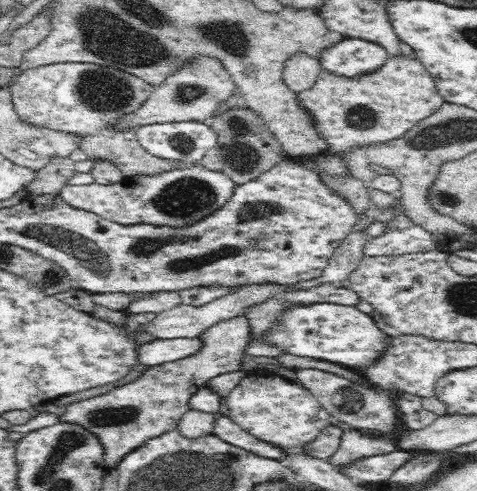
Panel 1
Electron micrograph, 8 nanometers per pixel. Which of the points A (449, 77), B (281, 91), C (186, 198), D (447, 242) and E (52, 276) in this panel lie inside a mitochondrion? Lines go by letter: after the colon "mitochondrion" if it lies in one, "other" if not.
A: other
B: other
C: mitochondrion
D: other
E: mitochondrion

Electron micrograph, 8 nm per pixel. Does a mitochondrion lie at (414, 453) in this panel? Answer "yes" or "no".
no

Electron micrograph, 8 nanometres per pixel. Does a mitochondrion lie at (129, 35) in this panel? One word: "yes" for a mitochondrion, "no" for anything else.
yes

